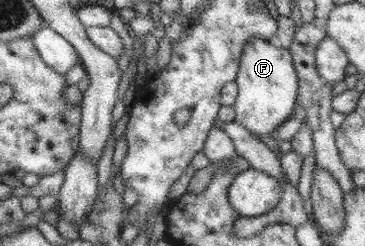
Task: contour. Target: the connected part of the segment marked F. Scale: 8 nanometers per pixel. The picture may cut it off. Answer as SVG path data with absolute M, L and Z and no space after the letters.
M250 37L246 39L235 77L237 96L231 106L235 111L235 121L240 123L252 135L271 135L271 132L282 125L298 97L297 75L290 52L282 47L274 47L268 39Z

